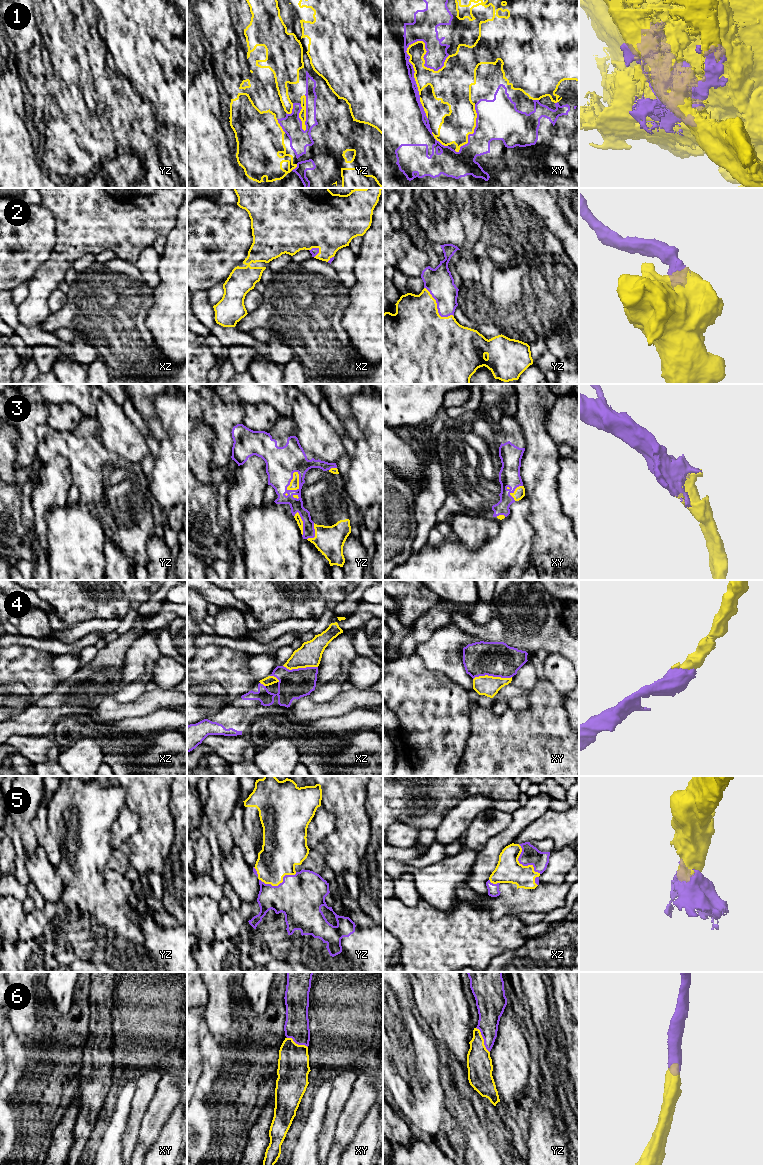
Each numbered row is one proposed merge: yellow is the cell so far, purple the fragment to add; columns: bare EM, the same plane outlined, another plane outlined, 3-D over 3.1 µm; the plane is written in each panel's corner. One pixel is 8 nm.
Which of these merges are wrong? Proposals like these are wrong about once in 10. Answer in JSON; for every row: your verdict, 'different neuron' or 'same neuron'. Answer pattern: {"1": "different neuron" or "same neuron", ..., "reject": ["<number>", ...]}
{"1": "same neuron", "2": "same neuron", "3": "same neuron", "4": "same neuron", "5": "same neuron", "6": "same neuron", "reject": []}

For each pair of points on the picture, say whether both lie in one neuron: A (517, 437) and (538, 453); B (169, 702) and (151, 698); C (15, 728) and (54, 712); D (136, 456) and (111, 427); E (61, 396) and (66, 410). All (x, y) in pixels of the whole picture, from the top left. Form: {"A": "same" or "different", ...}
{"A": "different", "B": "same", "C": "same", "D": "same", "E": "different"}

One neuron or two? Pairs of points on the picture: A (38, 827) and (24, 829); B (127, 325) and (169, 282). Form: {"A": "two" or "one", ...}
{"A": "two", "B": "two"}

